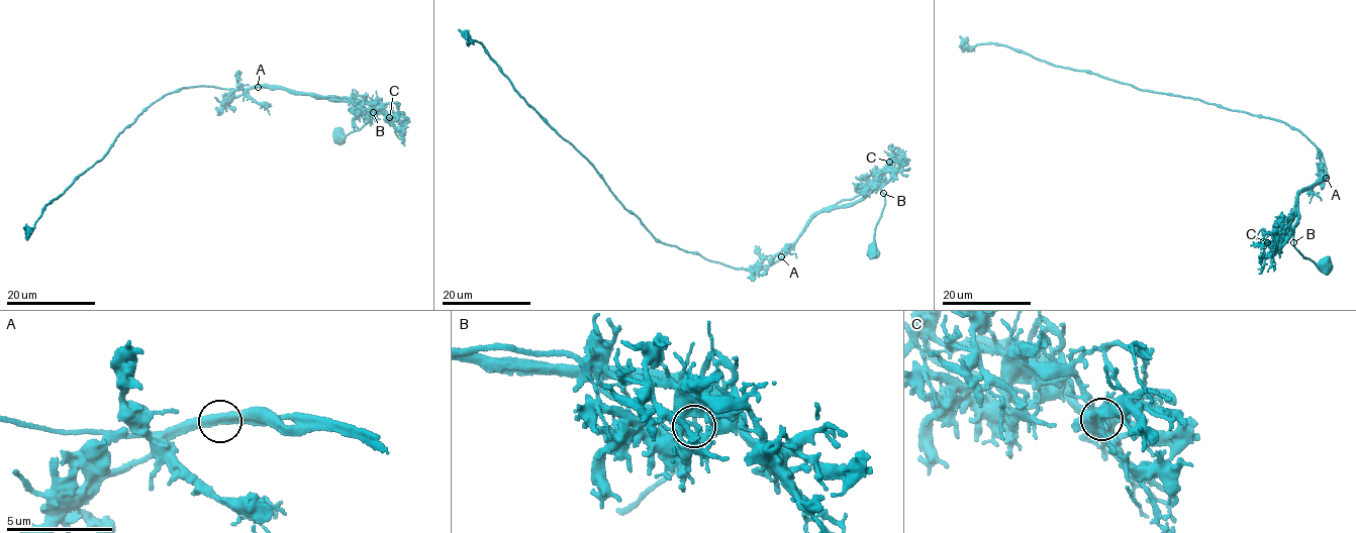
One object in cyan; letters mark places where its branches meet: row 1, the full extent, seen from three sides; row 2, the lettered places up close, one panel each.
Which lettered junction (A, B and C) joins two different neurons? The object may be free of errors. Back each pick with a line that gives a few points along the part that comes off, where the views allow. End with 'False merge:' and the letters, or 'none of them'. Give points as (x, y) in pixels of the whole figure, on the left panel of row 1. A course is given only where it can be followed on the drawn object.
A: course (257, 87), (181, 87), (151, 103), (124, 129), (100, 162), (74, 180), (44, 209), (30, 230), (23, 227)
False merge: A

